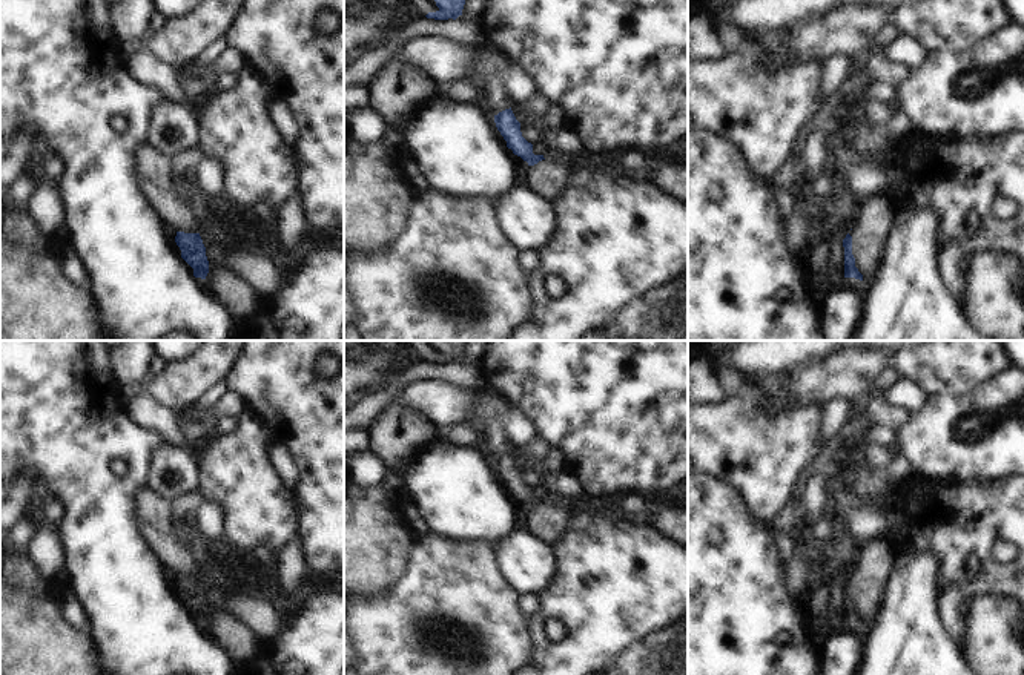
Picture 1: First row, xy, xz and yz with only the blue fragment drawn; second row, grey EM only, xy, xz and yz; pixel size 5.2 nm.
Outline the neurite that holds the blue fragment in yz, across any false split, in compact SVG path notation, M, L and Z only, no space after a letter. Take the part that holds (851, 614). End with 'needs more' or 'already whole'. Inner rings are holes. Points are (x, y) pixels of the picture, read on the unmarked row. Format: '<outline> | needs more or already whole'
M884 538L867 543L861 560L843 583L844 621L869 629L883 603L884 591L895 565L894 546Z | needs more

